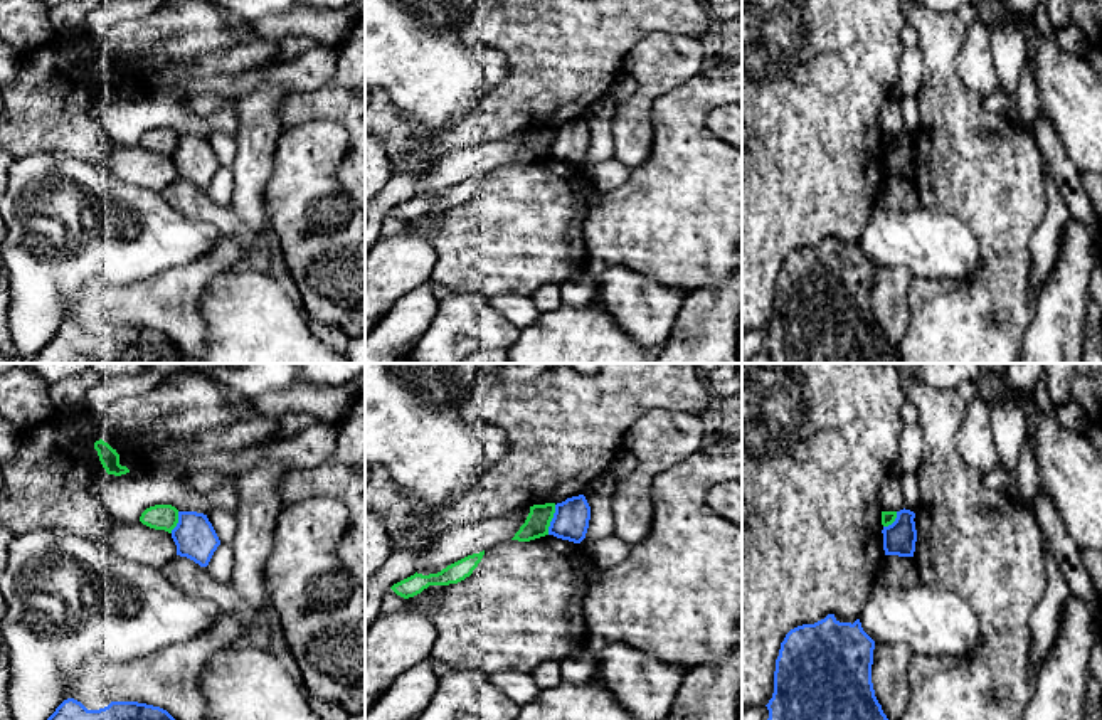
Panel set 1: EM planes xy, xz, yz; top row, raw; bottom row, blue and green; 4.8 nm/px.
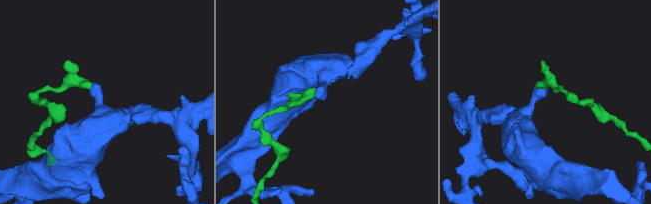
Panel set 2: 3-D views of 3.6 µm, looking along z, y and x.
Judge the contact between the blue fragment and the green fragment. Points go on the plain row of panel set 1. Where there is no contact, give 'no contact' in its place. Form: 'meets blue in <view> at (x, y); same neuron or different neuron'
meets blue in xz at (552, 143); different neuron

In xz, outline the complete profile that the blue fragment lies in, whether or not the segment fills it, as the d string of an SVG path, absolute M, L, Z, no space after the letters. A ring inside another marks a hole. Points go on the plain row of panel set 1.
M584 118L567 121L555 128L548 158L580 167L585 161L591 143L591 130Z

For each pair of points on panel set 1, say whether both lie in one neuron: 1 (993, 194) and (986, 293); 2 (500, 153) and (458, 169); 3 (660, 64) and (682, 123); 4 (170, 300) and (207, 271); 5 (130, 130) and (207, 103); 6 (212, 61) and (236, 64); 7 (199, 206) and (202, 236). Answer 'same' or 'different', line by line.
1: same
2: same
3: different
4: same
5: different
6: same
7: different

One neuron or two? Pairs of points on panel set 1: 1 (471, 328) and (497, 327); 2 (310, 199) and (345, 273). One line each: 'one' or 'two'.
1: one
2: one

